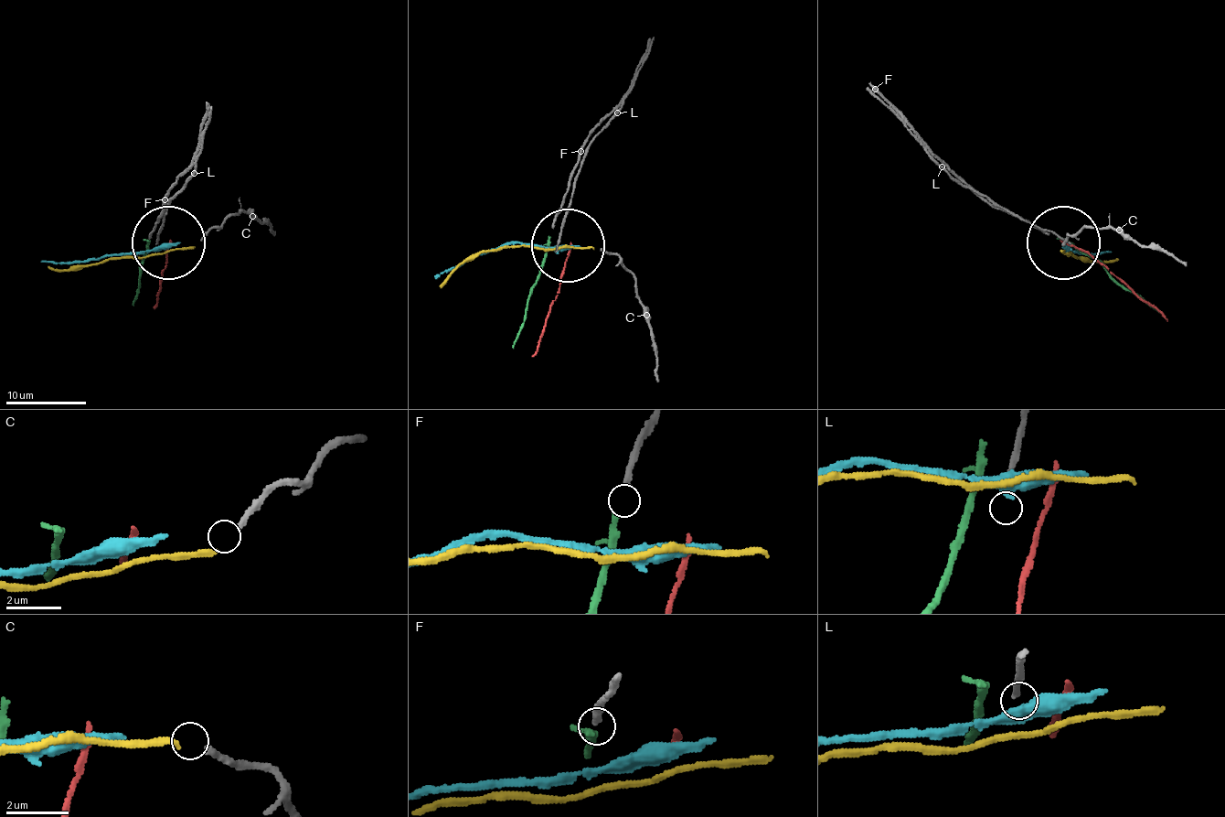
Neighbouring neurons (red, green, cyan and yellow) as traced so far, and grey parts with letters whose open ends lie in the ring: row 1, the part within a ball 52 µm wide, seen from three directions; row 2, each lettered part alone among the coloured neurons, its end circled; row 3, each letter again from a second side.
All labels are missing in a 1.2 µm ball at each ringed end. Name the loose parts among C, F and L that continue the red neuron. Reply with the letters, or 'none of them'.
none of them

